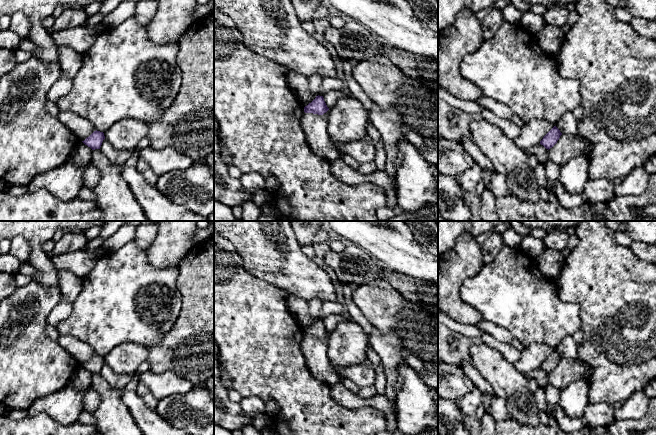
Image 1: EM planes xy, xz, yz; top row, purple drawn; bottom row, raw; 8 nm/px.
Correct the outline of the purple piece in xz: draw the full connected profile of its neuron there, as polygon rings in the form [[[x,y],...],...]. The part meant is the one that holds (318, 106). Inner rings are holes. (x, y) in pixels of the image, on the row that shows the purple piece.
[[[316,96],[316,98],[309,103],[307,106],[304,107],[305,113],[313,113],[318,115],[323,115],[329,110],[327,107],[323,96]]]

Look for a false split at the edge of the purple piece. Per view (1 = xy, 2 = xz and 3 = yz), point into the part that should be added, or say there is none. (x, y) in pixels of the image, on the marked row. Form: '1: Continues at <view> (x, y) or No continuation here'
1: No continuation here
2: No continuation here
3: No continuation here

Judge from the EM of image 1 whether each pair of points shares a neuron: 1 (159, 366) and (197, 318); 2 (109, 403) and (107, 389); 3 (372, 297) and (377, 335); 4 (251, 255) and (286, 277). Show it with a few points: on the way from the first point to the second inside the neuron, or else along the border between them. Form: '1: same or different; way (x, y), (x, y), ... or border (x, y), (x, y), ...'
1: same; way (166, 354), (166, 347), (185, 330)
2: same; way (109, 400), (107, 392)
3: different; border (374, 327), (382, 331), (392, 331), (398, 338)
4: same; way (260, 255), (277, 271)

